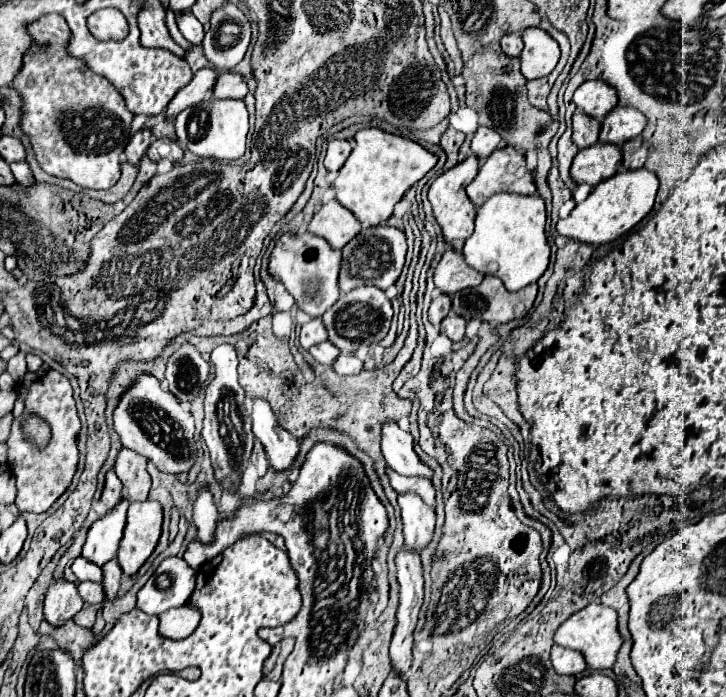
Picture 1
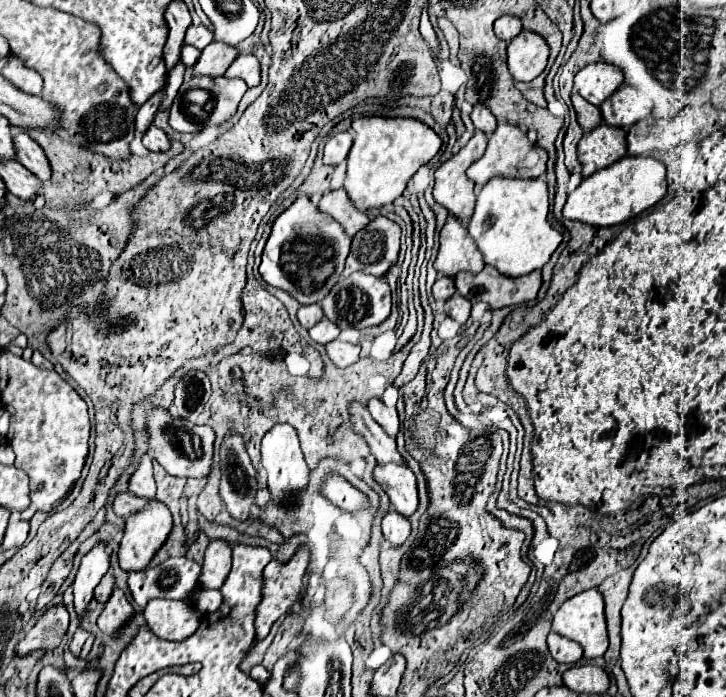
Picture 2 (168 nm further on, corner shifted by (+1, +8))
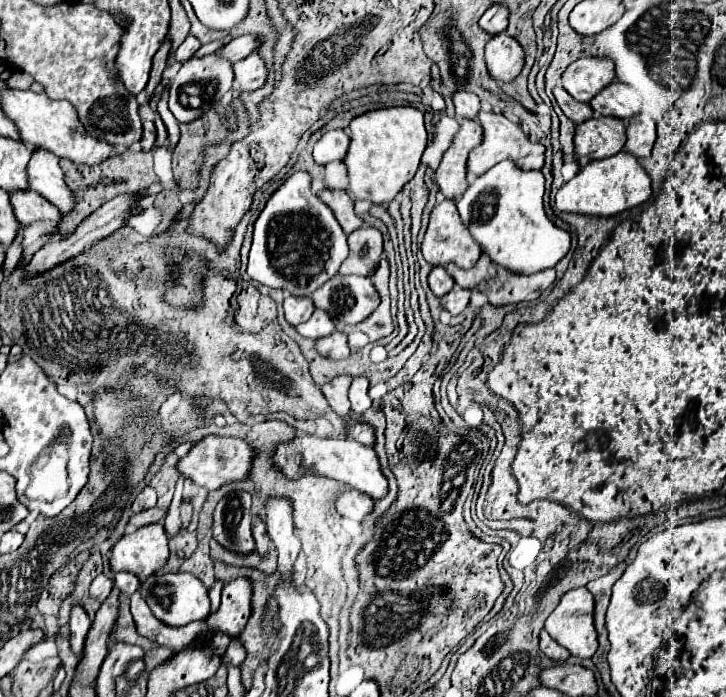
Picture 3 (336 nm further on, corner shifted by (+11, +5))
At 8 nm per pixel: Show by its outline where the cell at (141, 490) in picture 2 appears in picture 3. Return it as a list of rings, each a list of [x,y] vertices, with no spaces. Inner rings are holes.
[[[145,487],[145,489],[135,497],[131,509],[133,509],[133,513],[137,513],[137,511],[143,511],[143,509],[155,507],[155,503],[157,503],[157,493],[155,493],[155,489],[153,489],[153,487]]]

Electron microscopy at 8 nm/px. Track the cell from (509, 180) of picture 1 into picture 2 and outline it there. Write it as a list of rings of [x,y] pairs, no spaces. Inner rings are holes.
[[[499,124],[497,130],[489,138],[489,146],[485,154],[467,170],[467,176],[475,182],[477,188],[485,186],[491,178],[503,176],[503,178],[539,178],[545,174],[547,164],[547,152],[539,146],[531,146],[529,138],[513,124]]]

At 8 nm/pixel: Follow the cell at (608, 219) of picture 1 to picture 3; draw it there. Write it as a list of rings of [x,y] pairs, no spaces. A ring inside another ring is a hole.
[[[619,151],[607,159],[595,159],[587,163],[571,181],[567,181],[555,197],[557,209],[567,213],[585,213],[585,215],[617,215],[625,209],[645,203],[651,197],[651,179],[639,161],[627,151]]]

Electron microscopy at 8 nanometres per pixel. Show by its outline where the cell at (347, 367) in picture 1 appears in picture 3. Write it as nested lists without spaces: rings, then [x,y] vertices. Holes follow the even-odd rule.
[[[331,333],[325,339],[319,339],[315,345],[317,353],[329,359],[345,359],[349,355],[349,345],[347,345],[347,335],[345,333]]]

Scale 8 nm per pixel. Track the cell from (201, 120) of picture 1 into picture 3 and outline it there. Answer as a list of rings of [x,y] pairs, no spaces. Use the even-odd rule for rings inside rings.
[[[205,55],[205,57],[193,57],[187,63],[181,65],[177,75],[171,81],[169,87],[169,109],[177,117],[179,123],[189,123],[201,115],[205,115],[209,109],[217,105],[217,101],[231,89],[233,83],[233,65],[227,59],[221,59],[221,55]]]

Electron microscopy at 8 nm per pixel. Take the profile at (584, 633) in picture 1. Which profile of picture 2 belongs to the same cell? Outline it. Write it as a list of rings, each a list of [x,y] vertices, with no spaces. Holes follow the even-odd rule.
[[[591,588],[569,598],[553,618],[553,632],[581,644],[585,658],[601,658],[609,646],[603,596]]]

